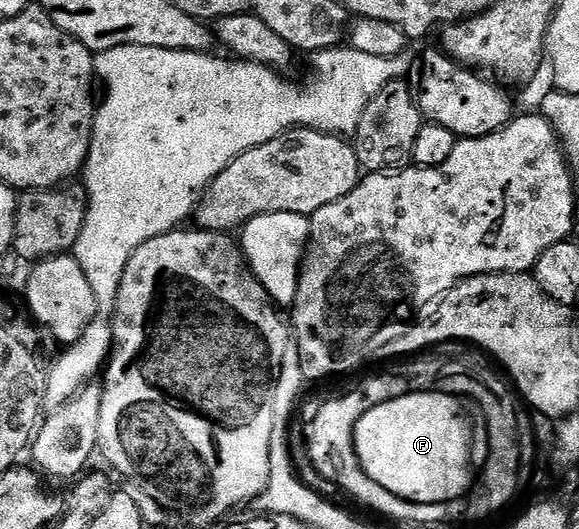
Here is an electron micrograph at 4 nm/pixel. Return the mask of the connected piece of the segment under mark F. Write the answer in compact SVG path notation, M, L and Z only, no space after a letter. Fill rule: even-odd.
M409 390L391 402L383 402L383 406L375 406L375 410L367 410L367 414L359 418L359 426L355 426L355 450L363 470L379 482L383 490L391 490L391 494L416 504L460 500L473 487L475 473L484 465L487 451L487 437L473 421L468 407L464 399L442 392Z

